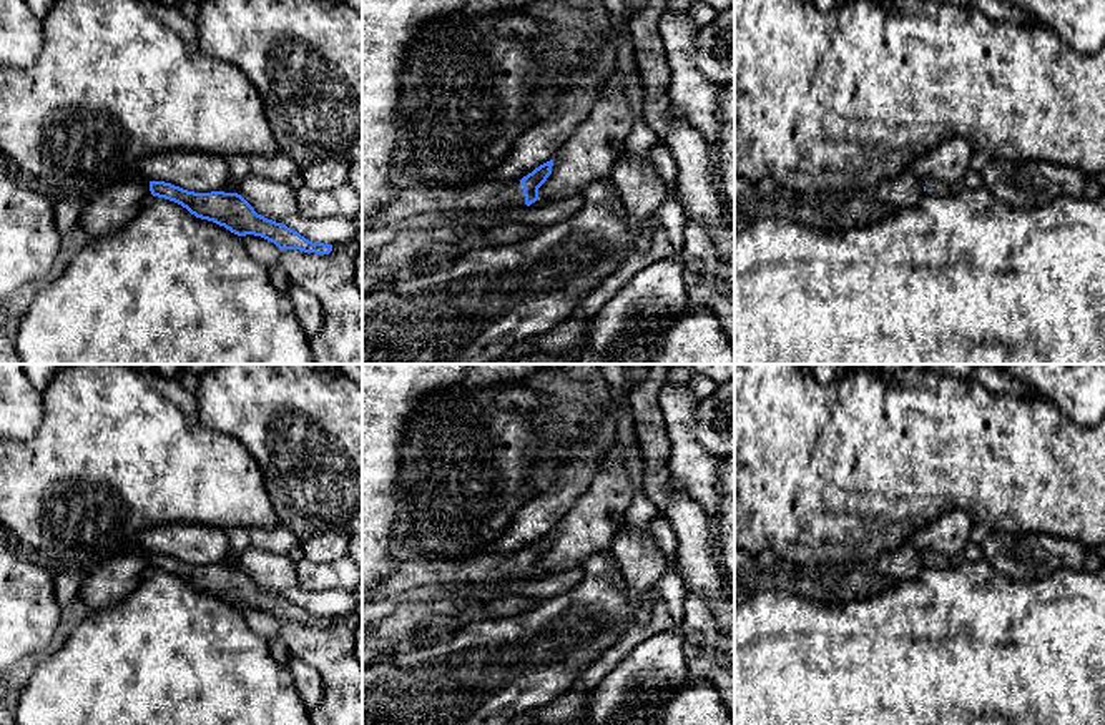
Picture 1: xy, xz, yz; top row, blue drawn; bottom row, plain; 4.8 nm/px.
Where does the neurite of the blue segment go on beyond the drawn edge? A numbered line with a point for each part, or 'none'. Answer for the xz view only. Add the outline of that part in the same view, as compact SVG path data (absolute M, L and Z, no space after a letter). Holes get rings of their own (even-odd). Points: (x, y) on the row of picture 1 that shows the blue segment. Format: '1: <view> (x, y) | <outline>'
1: xz (412, 200) | M520 181L508 185L467 185L457 188L404 186L397 198L366 221L366 229L377 229L422 213L492 210L520 206L525 201Z

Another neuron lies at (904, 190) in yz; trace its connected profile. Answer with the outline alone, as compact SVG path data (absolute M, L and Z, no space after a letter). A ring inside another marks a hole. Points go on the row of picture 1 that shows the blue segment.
M912 170L902 171L877 188L877 198L894 211L919 205L924 195L924 181Z

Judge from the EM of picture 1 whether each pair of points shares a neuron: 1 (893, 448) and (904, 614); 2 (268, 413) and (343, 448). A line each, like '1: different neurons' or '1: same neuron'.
1: different neurons
2: same neuron

